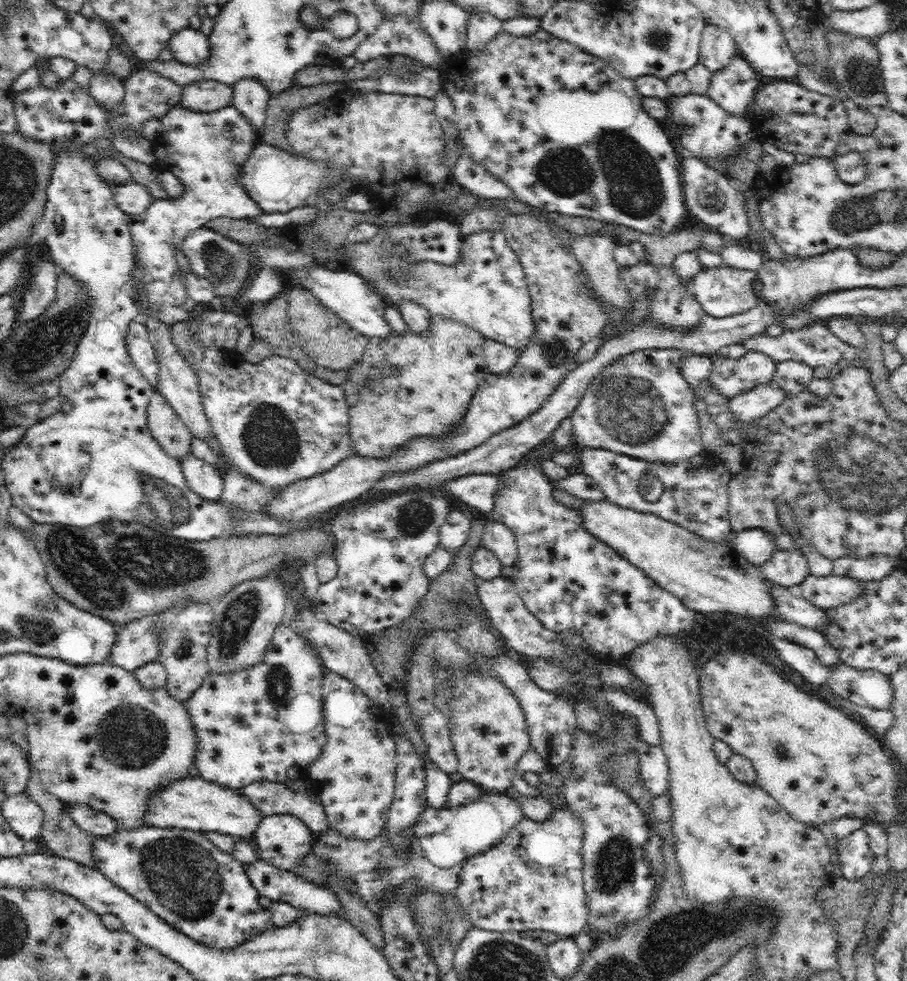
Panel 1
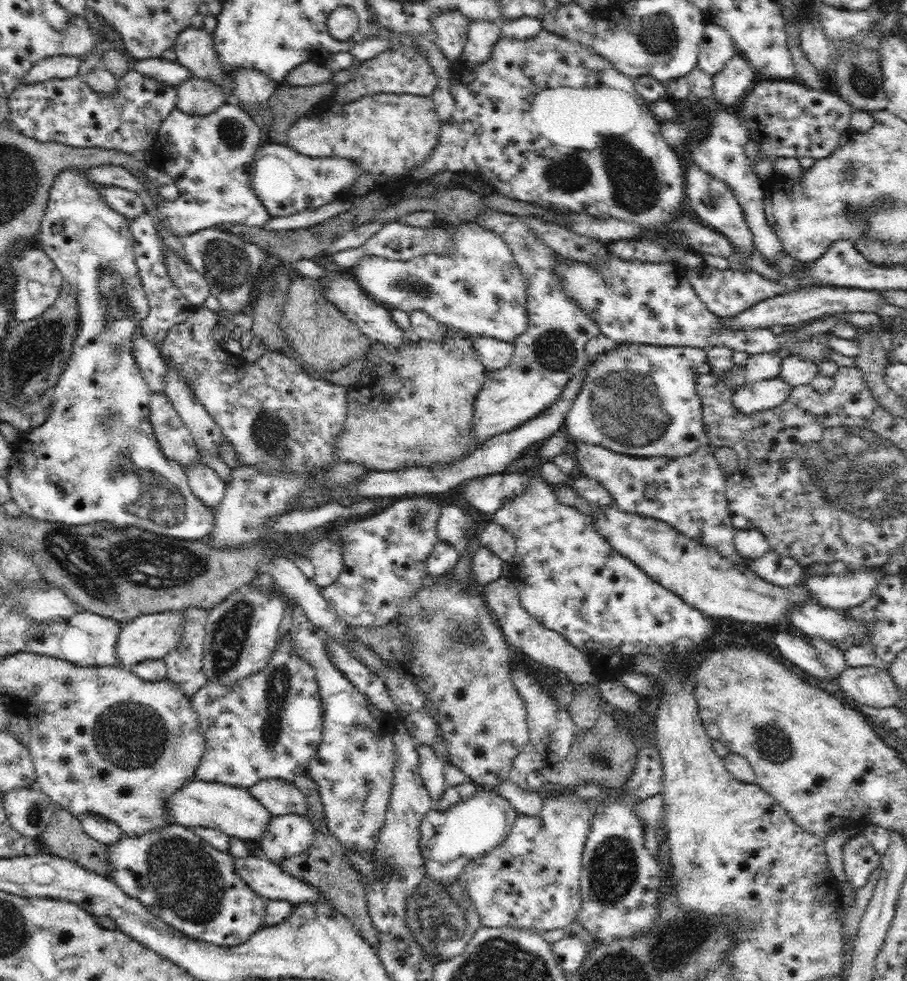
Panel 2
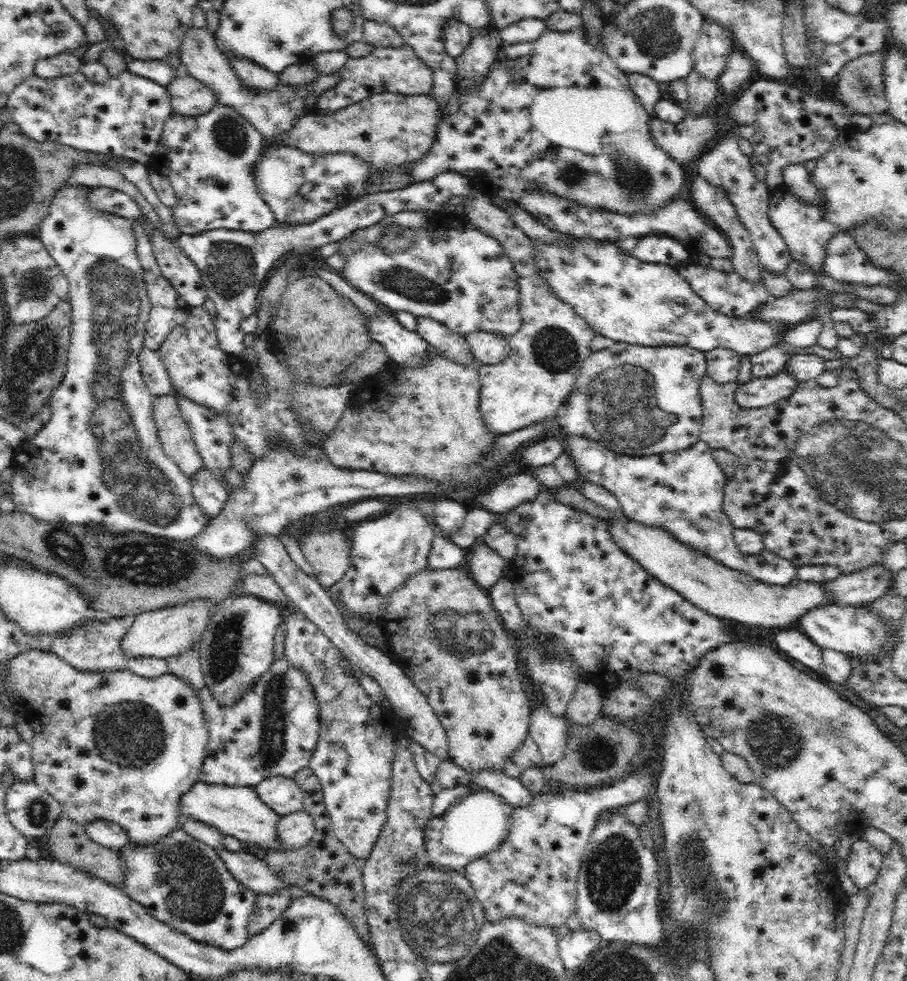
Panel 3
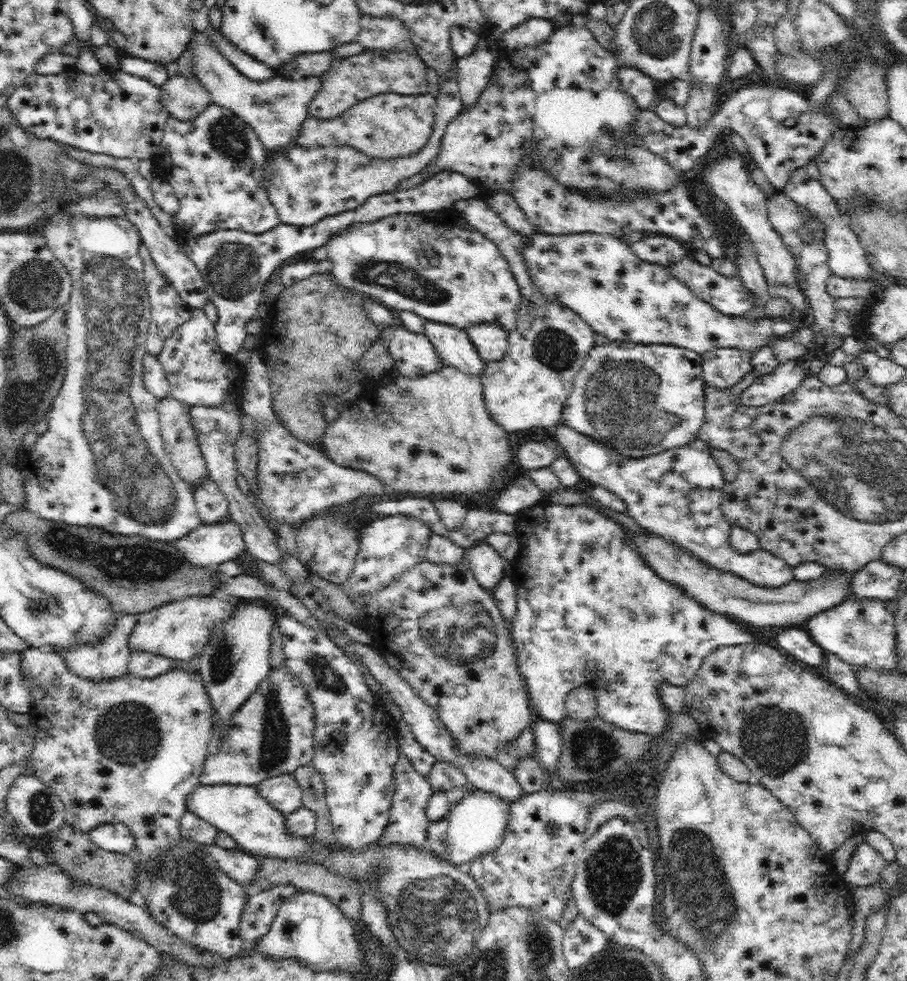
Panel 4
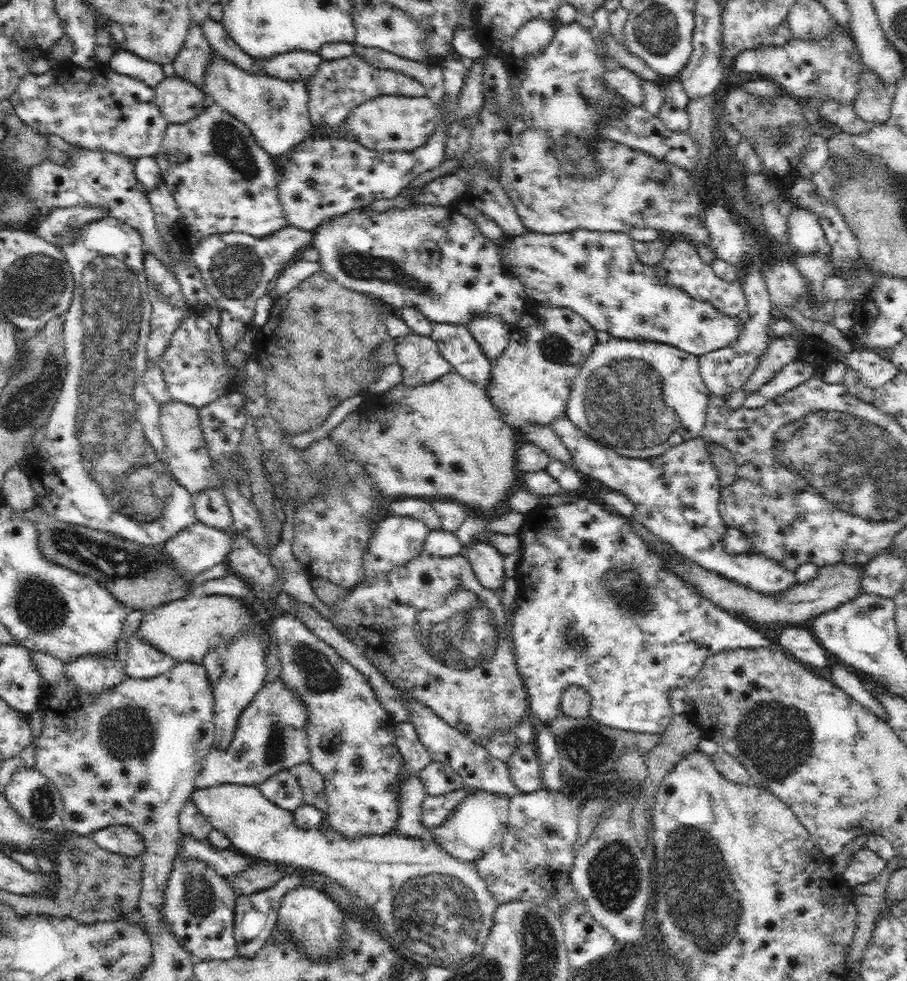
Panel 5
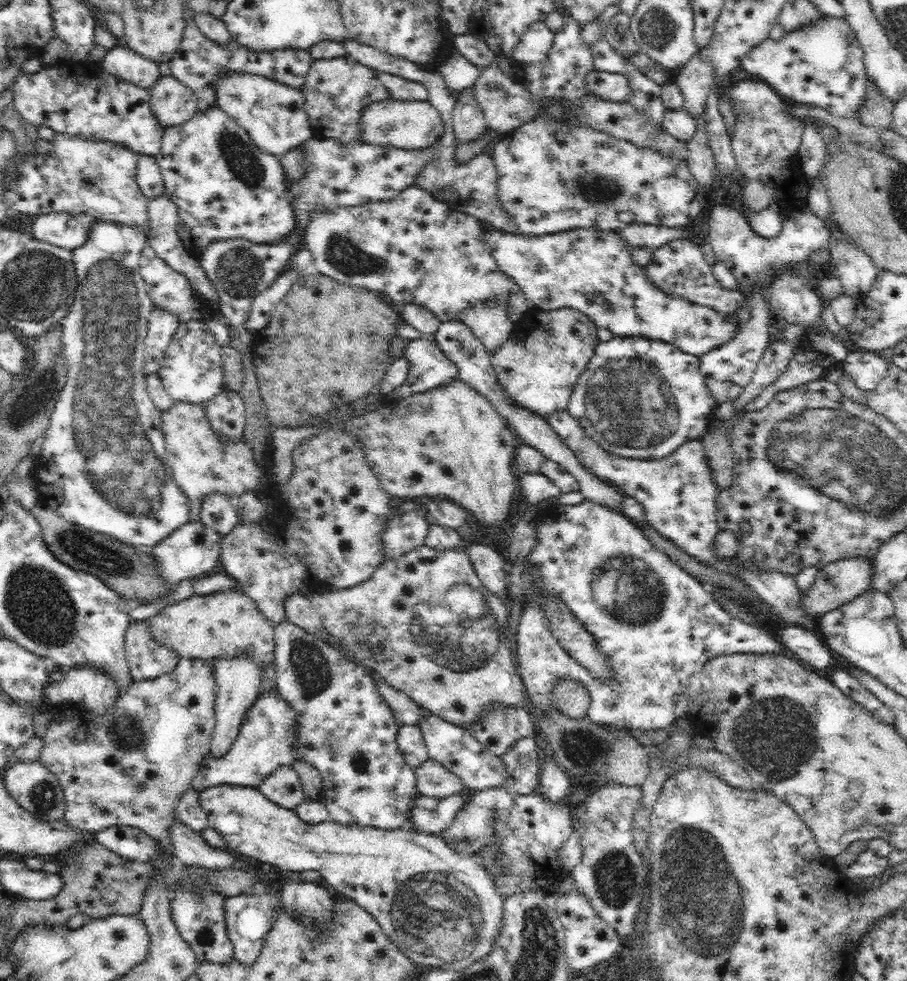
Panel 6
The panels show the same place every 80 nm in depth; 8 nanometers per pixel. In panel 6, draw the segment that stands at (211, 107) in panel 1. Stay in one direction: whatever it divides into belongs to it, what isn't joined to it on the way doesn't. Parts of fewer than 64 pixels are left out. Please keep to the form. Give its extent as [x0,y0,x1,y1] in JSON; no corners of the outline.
[149,75,198,126]

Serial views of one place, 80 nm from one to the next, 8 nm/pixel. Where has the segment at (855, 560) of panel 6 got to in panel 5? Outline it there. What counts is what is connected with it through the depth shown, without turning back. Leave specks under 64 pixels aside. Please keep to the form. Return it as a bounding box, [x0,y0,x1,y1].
[662,557,864,624]

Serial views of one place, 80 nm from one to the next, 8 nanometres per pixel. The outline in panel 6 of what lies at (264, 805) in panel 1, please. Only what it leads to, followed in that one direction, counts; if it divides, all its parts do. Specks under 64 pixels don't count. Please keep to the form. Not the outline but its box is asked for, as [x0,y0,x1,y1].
[258,765,306,810]

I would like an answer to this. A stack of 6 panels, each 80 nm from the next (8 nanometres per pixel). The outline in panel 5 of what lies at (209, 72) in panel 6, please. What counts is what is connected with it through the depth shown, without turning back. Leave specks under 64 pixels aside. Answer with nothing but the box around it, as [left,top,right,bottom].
[173,19,323,90]

